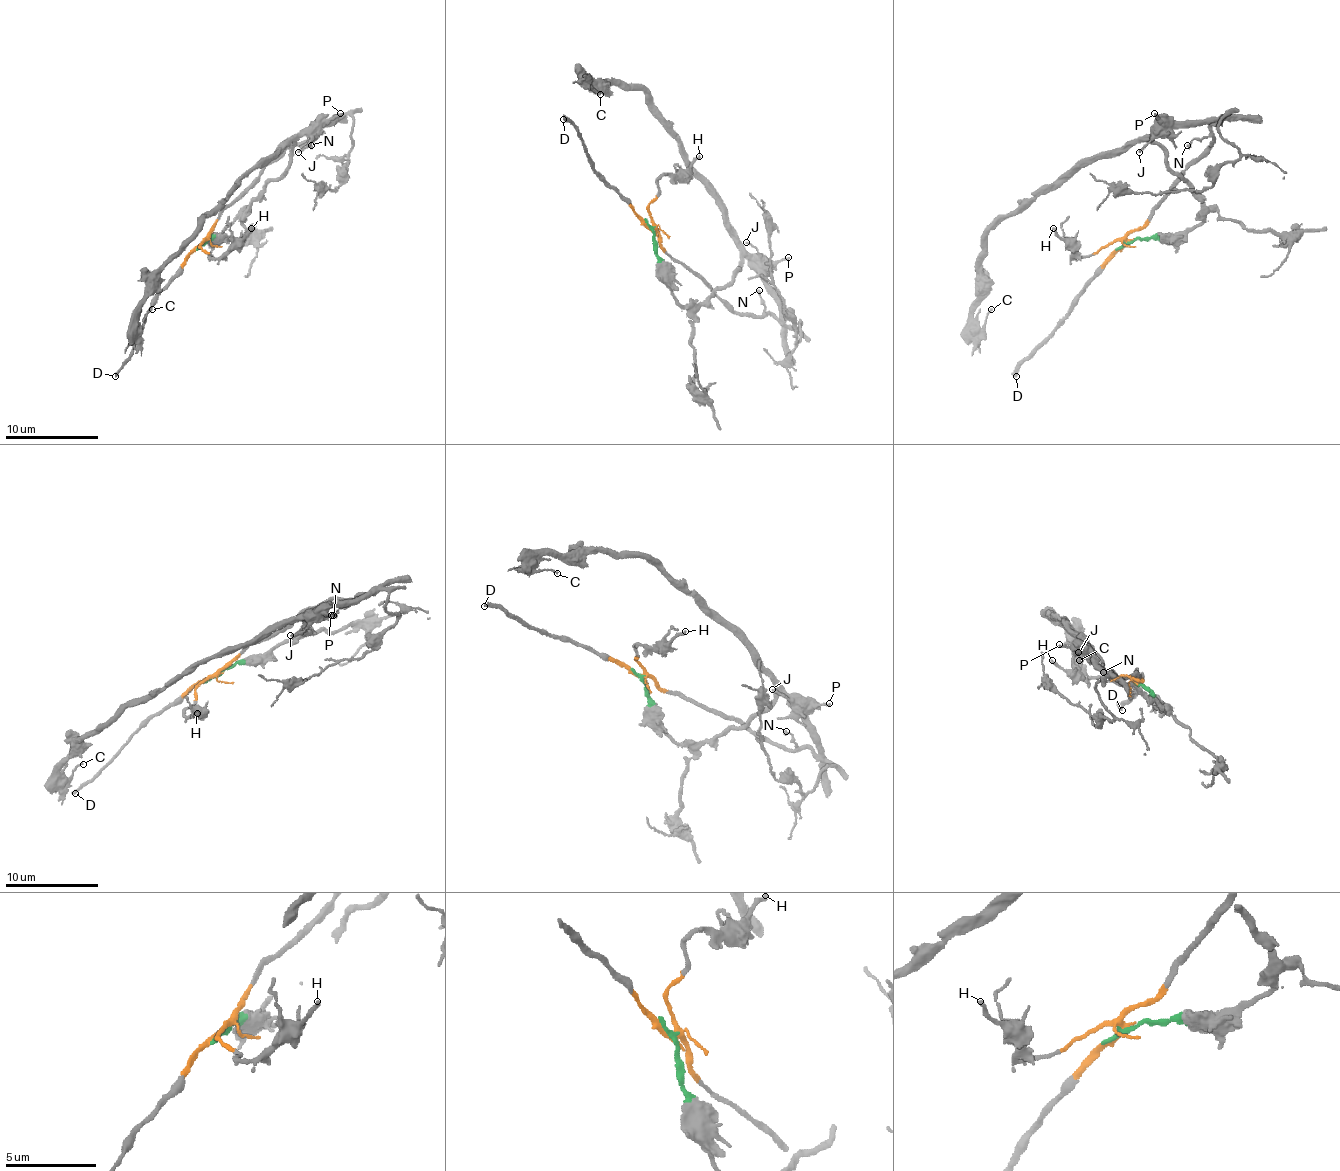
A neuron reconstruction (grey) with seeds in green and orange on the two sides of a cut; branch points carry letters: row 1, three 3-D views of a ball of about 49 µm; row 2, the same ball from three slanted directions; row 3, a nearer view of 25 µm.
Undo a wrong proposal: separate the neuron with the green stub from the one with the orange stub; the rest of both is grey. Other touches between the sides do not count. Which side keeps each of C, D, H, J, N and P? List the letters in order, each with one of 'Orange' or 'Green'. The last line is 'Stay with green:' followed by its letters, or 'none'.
C: Green
D: Orange
H: Orange
J: Green
N: Orange
P: Green
Stay with green: C, J, P

